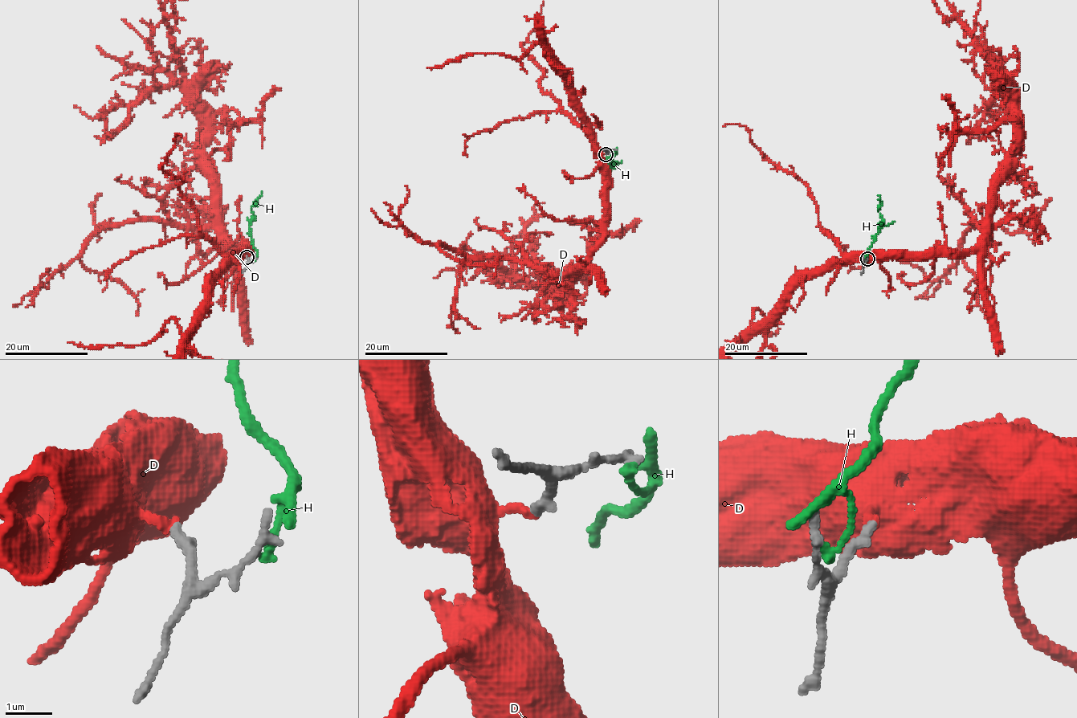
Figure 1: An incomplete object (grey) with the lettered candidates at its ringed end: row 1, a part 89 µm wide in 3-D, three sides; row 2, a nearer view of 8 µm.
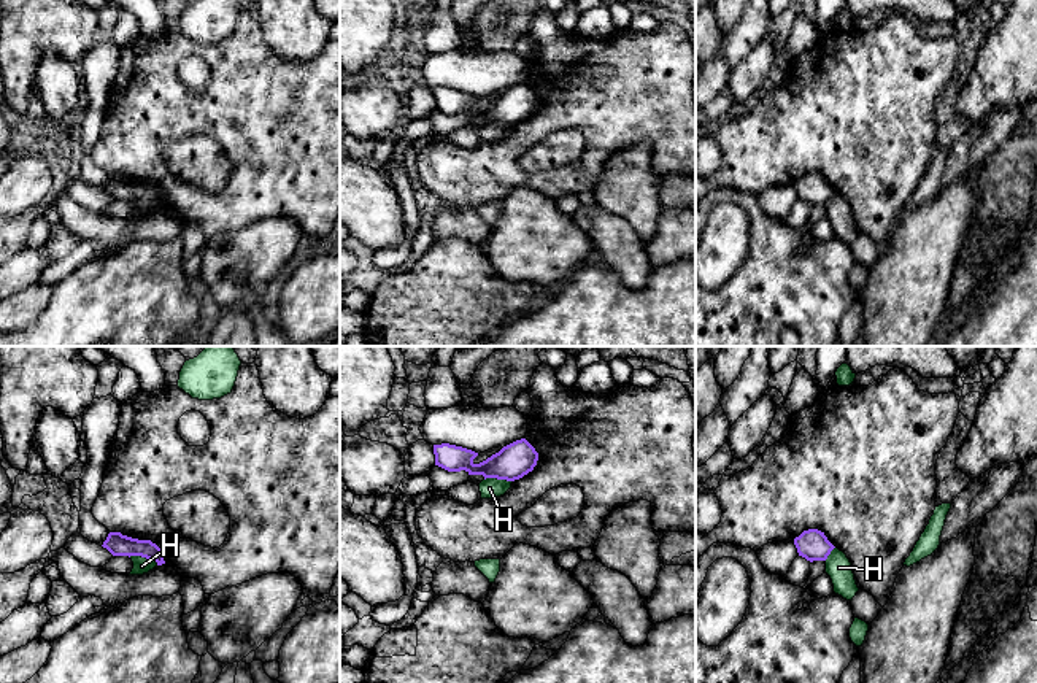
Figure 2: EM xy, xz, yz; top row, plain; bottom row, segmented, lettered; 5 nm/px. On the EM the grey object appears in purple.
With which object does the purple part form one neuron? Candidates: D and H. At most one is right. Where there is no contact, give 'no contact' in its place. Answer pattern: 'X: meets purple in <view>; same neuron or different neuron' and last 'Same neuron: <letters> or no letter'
D: no contact; same neuron
H: meets purple in xy; different neuron
Same neuron: D

